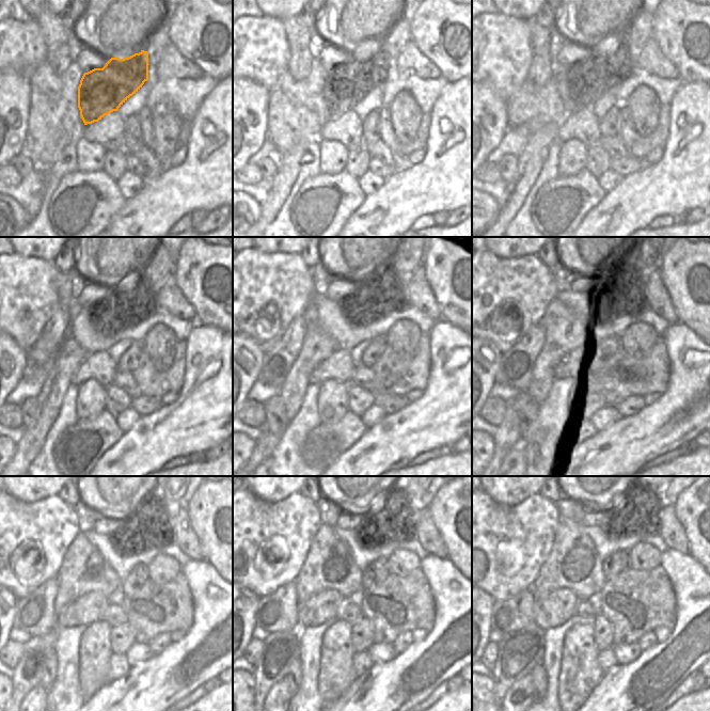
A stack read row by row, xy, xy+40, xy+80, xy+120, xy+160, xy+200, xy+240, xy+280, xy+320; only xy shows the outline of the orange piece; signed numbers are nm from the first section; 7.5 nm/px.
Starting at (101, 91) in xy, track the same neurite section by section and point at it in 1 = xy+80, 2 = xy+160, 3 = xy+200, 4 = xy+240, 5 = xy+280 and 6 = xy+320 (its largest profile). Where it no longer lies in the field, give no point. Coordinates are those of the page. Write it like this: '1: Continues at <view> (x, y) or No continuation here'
1: Continues at xy+80 (588, 79)
2: Continues at xy+160 (390, 294)
3: Continues at xy+200 (629, 287)
4: Continues at xy+240 (150, 523)
5: Continues at xy+280 (383, 524)
6: Continues at xy+320 (620, 512).

